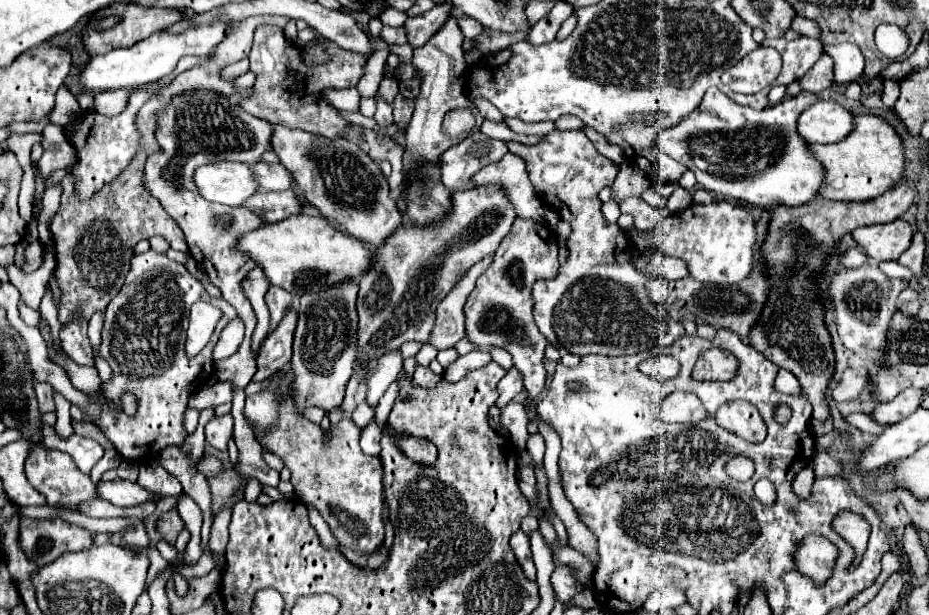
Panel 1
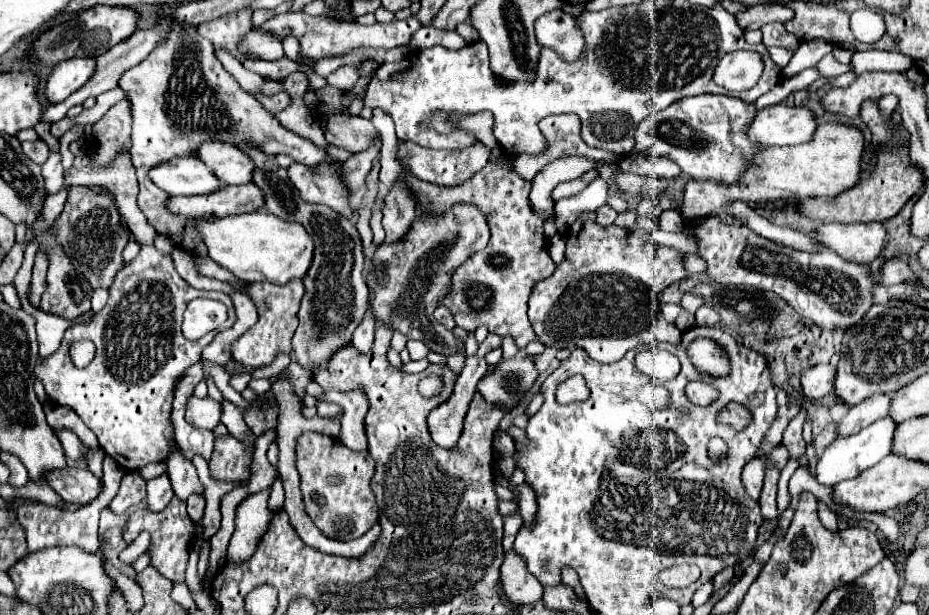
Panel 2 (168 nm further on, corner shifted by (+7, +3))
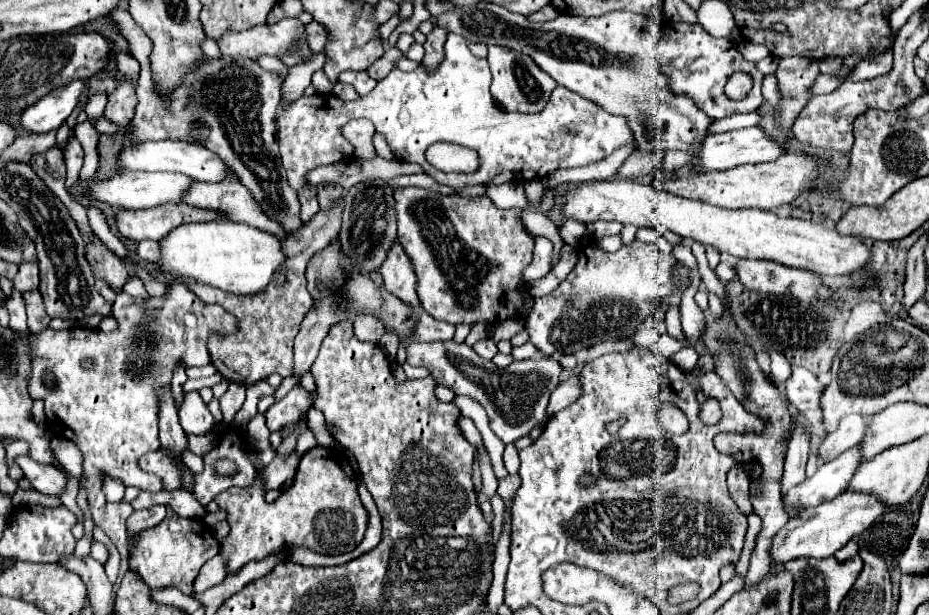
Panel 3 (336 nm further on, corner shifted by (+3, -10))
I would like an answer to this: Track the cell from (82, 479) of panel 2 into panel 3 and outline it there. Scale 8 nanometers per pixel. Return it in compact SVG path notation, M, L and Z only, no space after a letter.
M19 456L15 460L31 486L45 496L61 496L67 490L67 474L55 466L39 464L29 456Z

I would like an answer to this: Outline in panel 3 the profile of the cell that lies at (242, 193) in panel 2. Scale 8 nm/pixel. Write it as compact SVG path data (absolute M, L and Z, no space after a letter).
M165 204L149 210L123 210L117 214L117 228L123 240L141 242L145 238L159 240L163 234L175 230L183 222L209 222L219 220L219 214L211 214L211 210L199 210L197 206L177 206Z

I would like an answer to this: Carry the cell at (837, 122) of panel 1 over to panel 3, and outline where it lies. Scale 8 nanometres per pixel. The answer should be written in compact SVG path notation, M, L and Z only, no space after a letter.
M753 126L753 128L745 128L745 130L733 130L733 132L723 132L723 134L707 136L707 140L703 144L703 150L699 154L699 158L701 158L699 166L705 172L729 170L733 166L749 164L749 162L753 162L753 164L755 162L773 162L775 158L779 158L779 154L785 154L785 144L775 140L775 138L771 138L759 126Z

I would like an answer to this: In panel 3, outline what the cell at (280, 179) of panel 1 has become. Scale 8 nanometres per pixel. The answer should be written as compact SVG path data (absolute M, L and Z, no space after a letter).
M179 140L145 142L145 144L135 146L135 148L125 148L119 154L119 164L123 170L181 172L181 174L187 174L187 176L201 180L201 182L221 182L223 178L229 178L229 176L237 178L237 174L217 154L211 154L211 150L203 150L203 146L187 144L187 142L179 142Z

